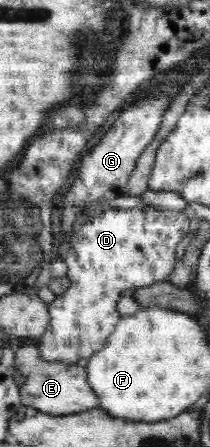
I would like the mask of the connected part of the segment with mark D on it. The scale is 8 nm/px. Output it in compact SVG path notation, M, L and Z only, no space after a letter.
M108 208L100 212L99 217L91 218L82 225L73 235L70 250L63 259L68 267L66 276L70 286L47 304L49 328L38 339L38 350L43 355L43 361L47 359L47 362L61 361L64 365L77 364L81 359L91 358L104 347L121 317L117 310L121 293L125 289L152 286L154 283L169 280L176 265L177 245L189 233L189 221L190 218L183 212L173 210Z

